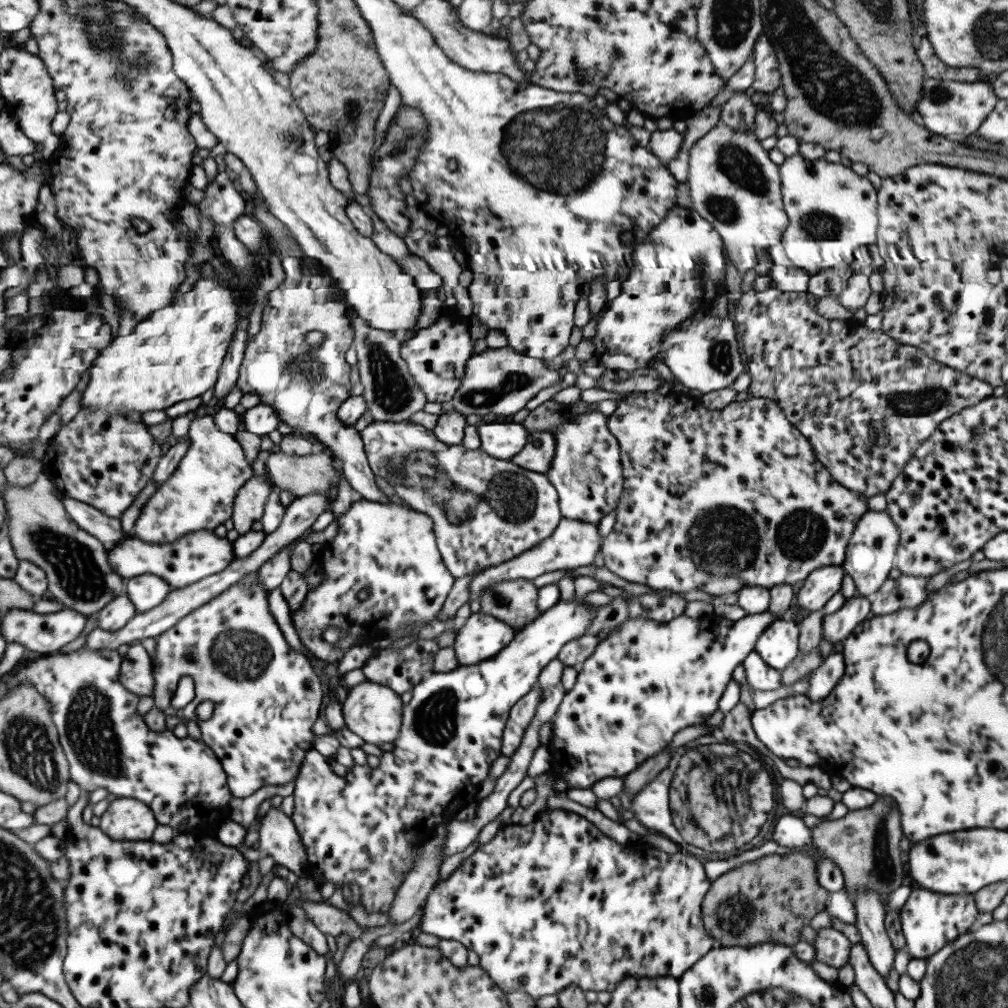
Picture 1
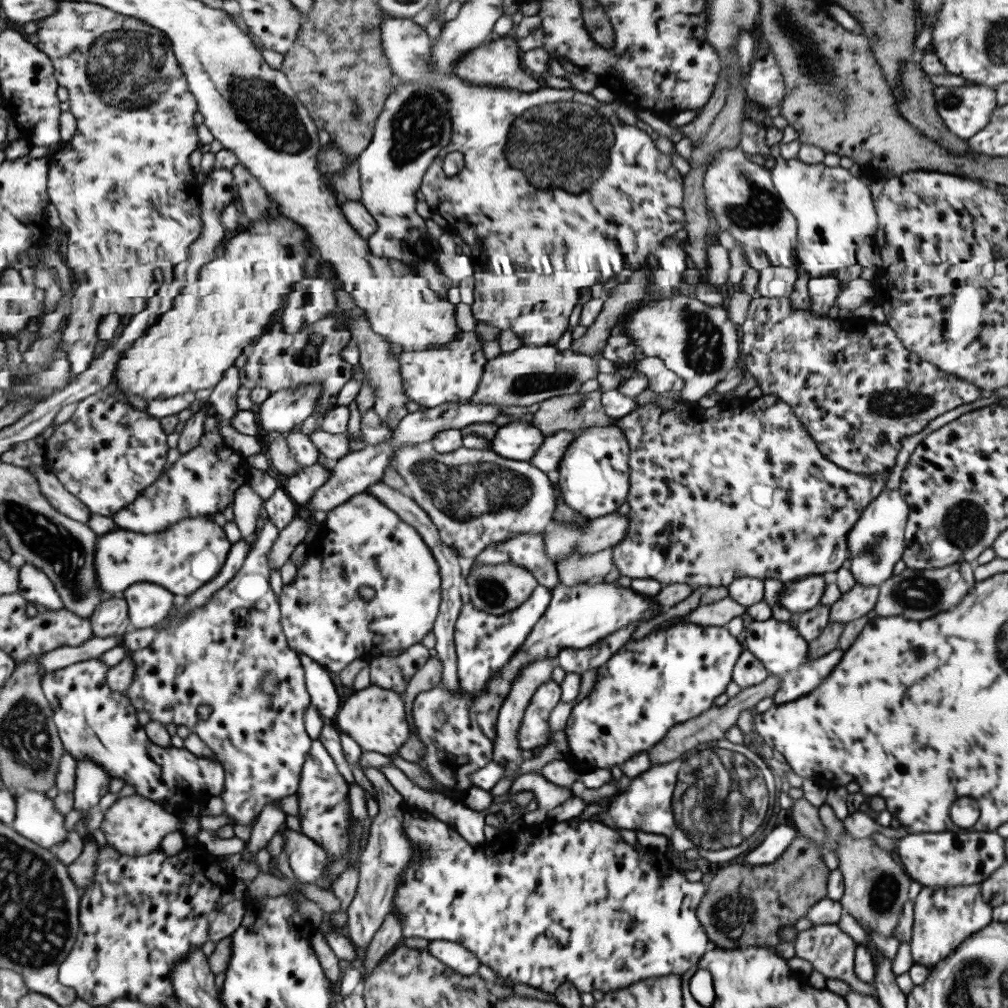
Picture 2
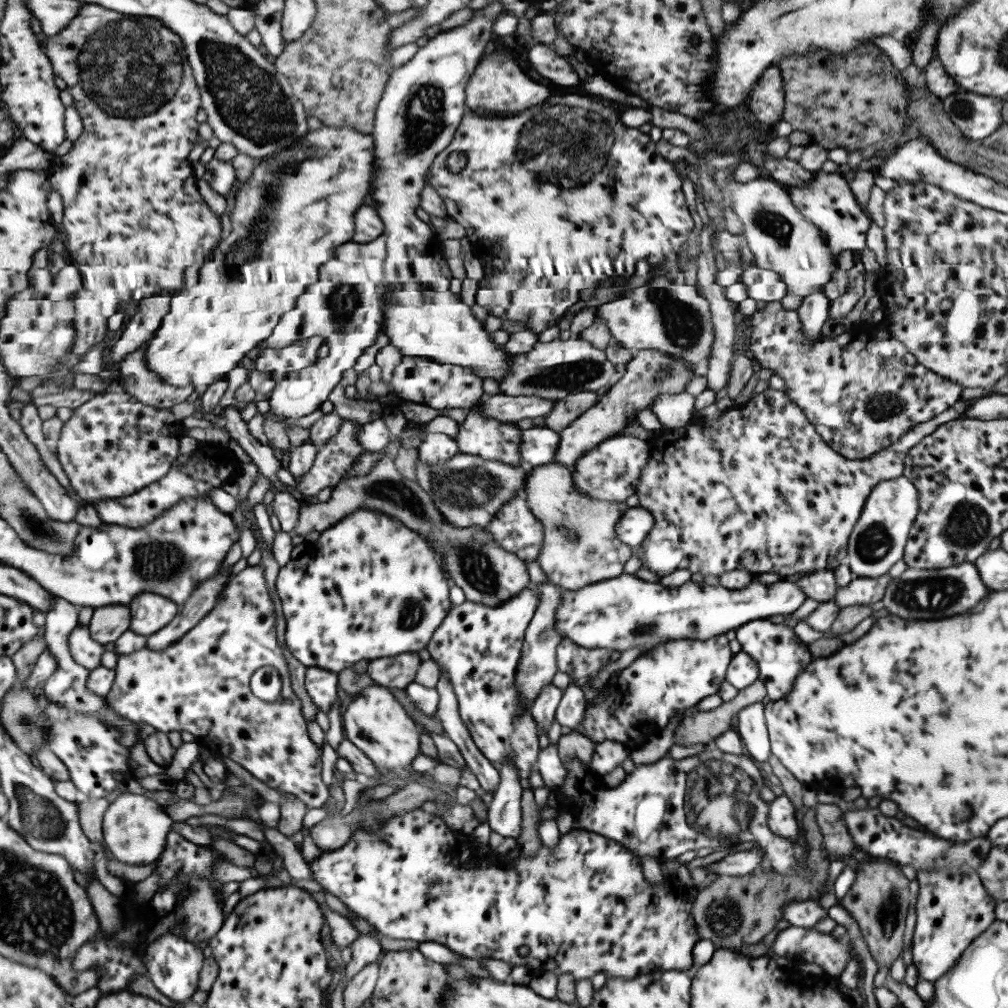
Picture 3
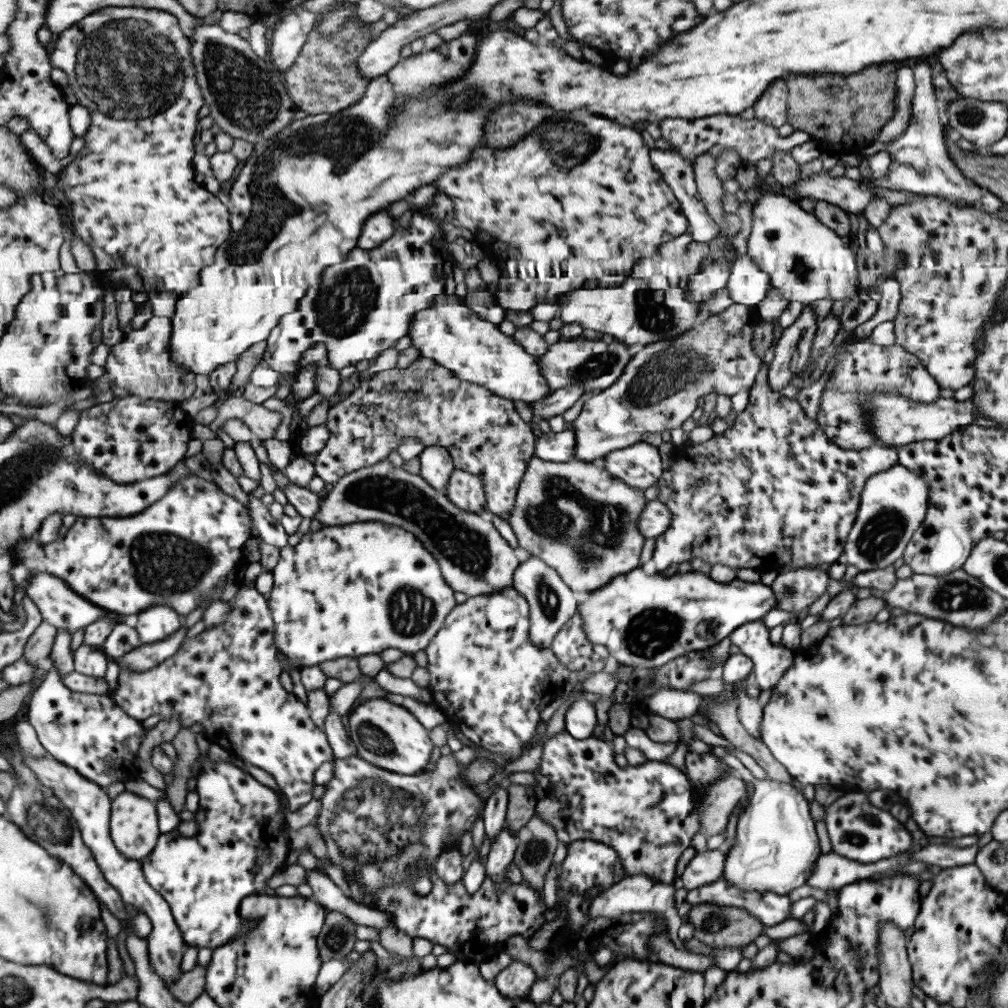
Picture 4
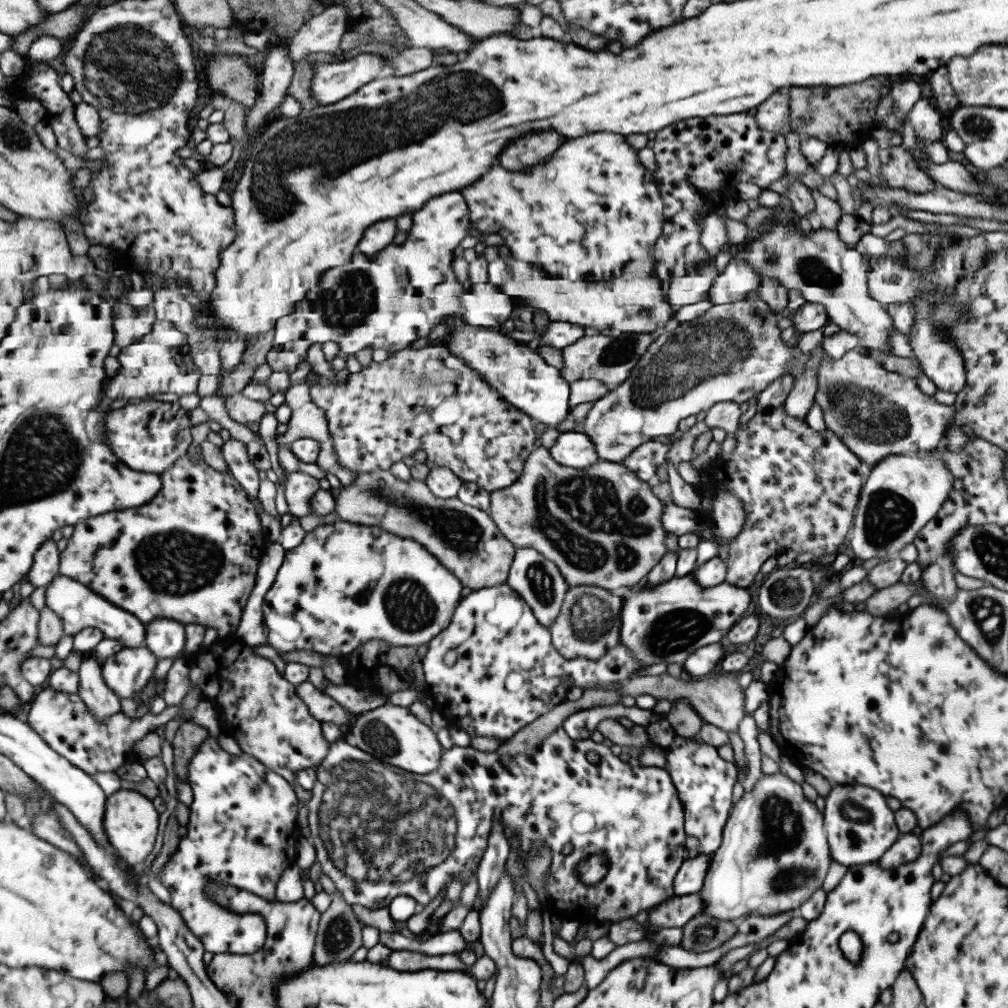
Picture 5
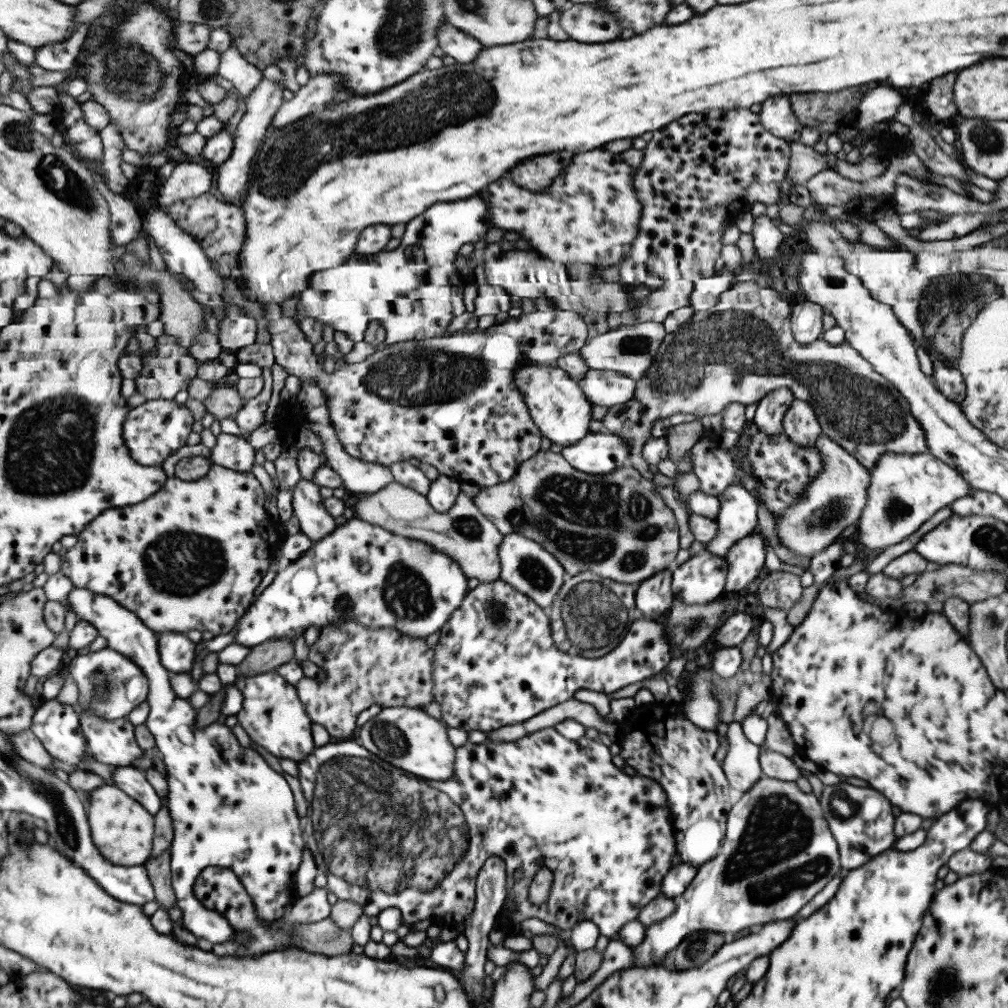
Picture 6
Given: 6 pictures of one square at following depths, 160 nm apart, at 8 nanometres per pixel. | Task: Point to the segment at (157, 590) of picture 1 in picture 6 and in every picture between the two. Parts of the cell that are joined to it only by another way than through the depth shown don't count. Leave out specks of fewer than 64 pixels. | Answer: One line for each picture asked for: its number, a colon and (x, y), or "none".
2: (147, 603)
3: (148, 612)
4: (155, 623)
5: (164, 637)
6: (175, 651)

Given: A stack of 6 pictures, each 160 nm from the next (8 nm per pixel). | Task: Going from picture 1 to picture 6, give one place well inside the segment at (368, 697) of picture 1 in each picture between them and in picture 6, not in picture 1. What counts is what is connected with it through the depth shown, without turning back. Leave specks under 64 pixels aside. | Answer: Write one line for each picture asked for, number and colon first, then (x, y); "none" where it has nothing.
2: (376, 719)
3: (374, 721)
4: (386, 735)
5: (392, 734)
6: (407, 738)

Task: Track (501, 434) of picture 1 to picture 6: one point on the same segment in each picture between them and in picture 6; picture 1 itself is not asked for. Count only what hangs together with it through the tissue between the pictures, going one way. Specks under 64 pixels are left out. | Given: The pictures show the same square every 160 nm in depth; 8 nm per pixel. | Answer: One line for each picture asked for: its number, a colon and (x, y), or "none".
2: (515, 441)
3: (537, 445)
4: (550, 446)
5: (573, 449)
6: (596, 453)

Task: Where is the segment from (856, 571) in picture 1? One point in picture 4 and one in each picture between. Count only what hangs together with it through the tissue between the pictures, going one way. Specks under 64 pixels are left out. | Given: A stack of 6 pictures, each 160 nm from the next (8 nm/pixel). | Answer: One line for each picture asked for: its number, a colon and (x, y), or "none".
2: (875, 542)
3: (876, 542)
4: (892, 504)

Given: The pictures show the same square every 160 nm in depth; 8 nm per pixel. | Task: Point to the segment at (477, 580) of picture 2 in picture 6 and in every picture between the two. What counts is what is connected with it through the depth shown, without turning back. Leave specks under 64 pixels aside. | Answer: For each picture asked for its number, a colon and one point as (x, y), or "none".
3: (487, 574)
4: (472, 557)
5: (464, 539)
6: (462, 533)

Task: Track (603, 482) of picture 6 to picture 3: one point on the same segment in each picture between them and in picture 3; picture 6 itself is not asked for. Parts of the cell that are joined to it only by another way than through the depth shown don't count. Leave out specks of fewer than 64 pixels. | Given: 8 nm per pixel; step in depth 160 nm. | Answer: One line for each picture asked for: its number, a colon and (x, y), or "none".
3: (579, 547)
4: (580, 521)
5: (600, 525)

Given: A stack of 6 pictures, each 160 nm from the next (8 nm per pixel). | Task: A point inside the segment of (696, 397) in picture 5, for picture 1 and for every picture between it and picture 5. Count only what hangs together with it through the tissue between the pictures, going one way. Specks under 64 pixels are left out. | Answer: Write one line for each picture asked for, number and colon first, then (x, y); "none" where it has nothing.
1: (536, 455)
2: (547, 457)
3: (648, 374)
4: (659, 387)

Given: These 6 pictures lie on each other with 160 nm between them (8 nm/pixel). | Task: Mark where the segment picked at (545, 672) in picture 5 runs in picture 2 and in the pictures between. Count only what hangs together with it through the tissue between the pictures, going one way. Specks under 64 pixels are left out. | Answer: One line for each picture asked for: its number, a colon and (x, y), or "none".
2: (483, 643)
3: (477, 647)
4: (490, 682)

